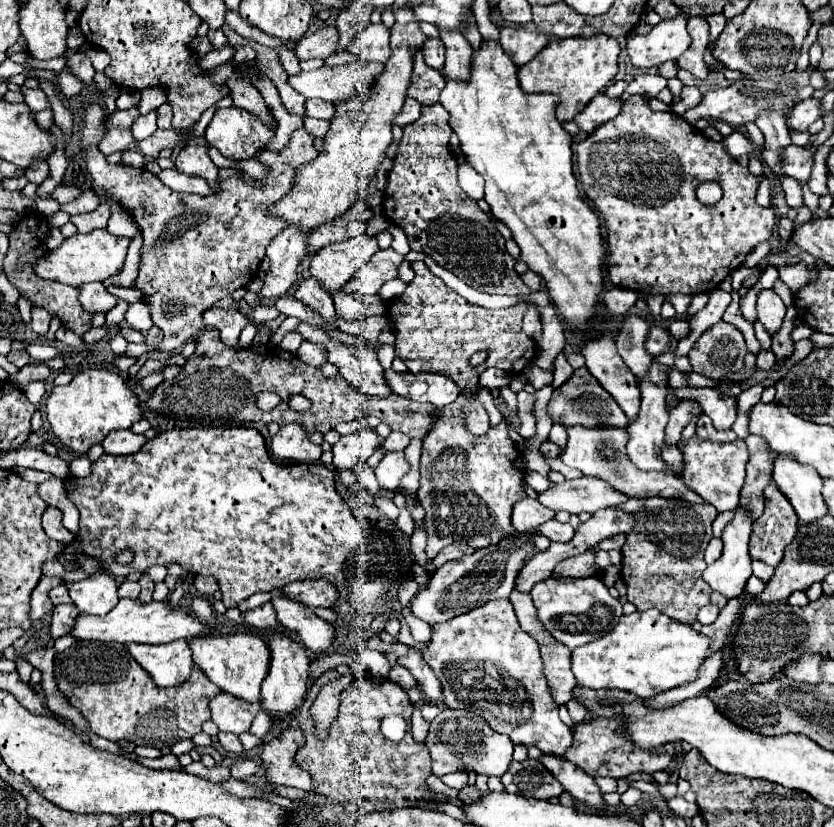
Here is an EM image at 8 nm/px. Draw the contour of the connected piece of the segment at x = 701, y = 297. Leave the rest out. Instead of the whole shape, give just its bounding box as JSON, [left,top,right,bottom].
[685,293,709,319]

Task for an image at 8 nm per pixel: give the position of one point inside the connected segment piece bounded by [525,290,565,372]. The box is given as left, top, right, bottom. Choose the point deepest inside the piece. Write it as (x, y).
(553, 341)

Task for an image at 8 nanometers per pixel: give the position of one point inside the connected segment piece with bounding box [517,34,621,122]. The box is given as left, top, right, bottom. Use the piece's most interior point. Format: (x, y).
(575, 69)

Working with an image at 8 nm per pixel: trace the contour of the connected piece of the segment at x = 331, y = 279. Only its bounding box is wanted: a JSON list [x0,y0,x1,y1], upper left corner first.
[309,234,375,292]

